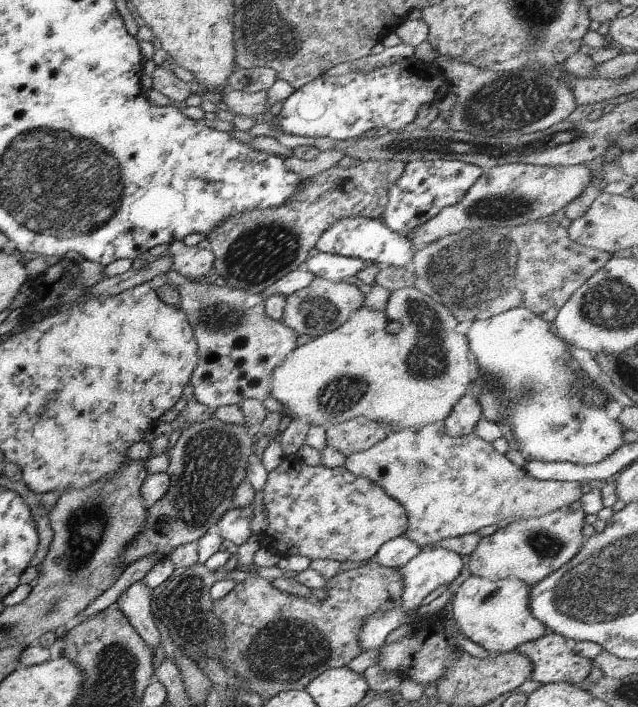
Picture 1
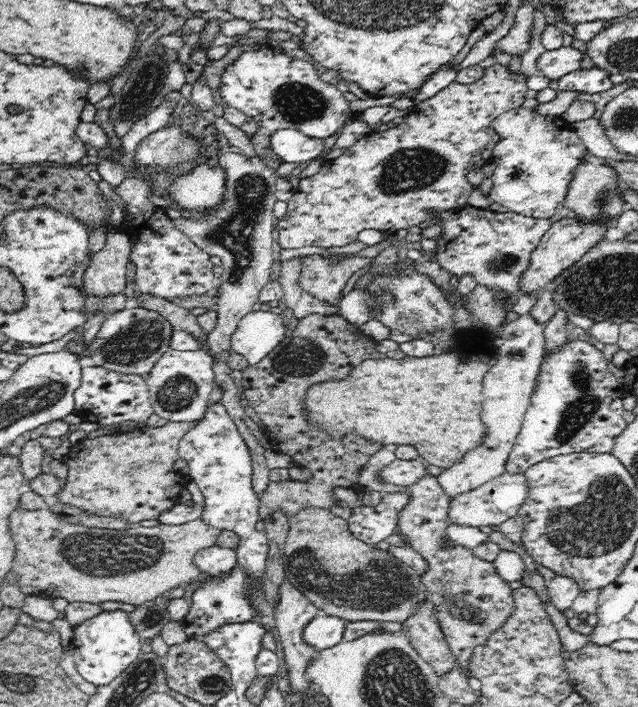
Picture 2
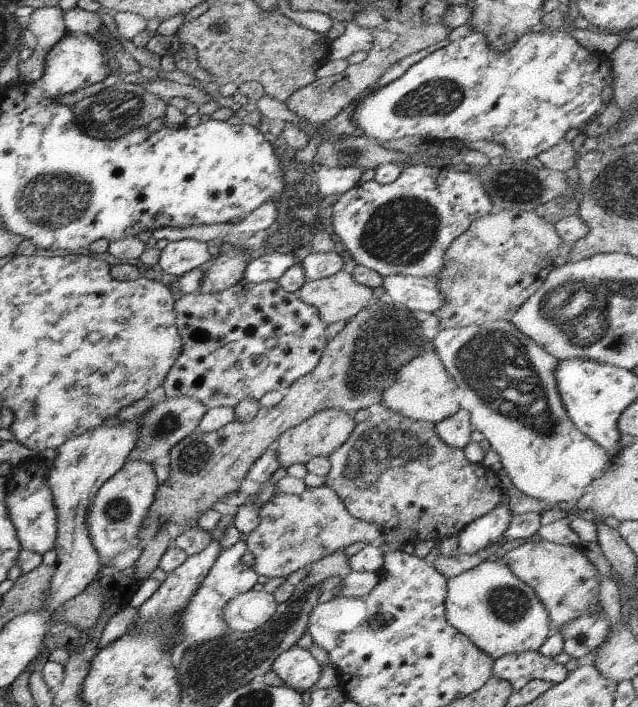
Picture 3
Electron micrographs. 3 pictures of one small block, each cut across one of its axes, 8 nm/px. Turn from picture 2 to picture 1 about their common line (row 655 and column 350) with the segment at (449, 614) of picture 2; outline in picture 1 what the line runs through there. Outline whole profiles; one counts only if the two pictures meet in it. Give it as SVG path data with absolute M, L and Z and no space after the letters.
M445 421L408 427L390 434L388 438L374 444L370 450L354 452L346 457L344 464L356 476L364 476L376 482L390 498L398 500L408 512L408 530L403 534L414 540L420 550L438 546L438 541L448 537L459 537L476 533L484 526L497 524L500 520L524 520L540 517L555 510L568 507L582 498L580 482L558 482L532 478L524 468L518 468L506 454L494 449L474 432L464 437L451 437L446 432Z

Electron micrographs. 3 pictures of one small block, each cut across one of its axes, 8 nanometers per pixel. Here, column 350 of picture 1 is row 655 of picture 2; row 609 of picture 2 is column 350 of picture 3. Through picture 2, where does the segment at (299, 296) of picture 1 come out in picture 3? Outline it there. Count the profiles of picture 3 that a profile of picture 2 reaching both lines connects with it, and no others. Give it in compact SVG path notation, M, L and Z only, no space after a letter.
M343 270L322 280L307 280L296 293L302 302L318 310L327 325L354 318L374 296L370 287L358 284Z

